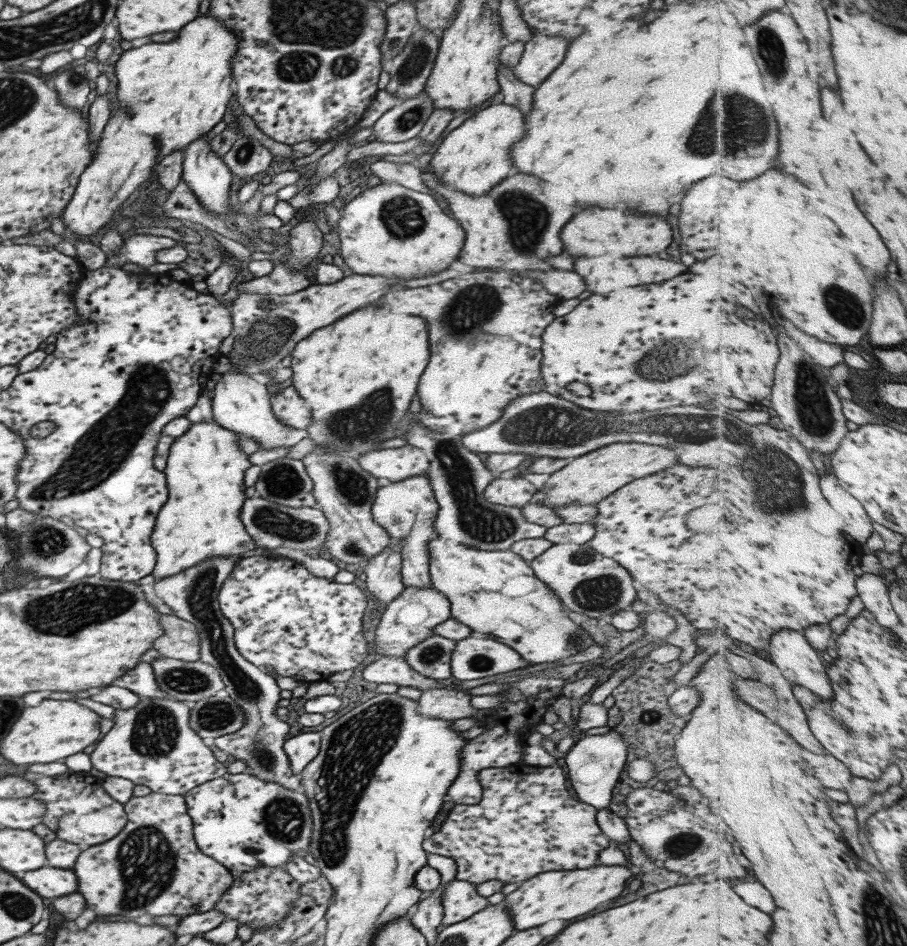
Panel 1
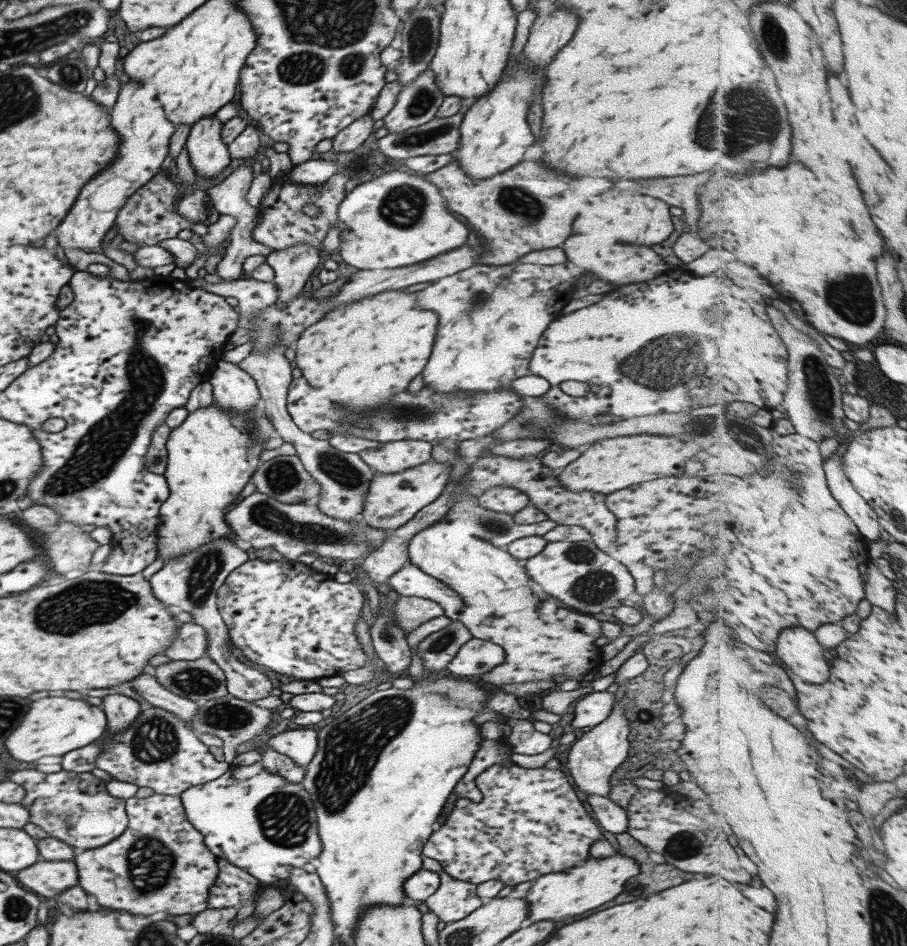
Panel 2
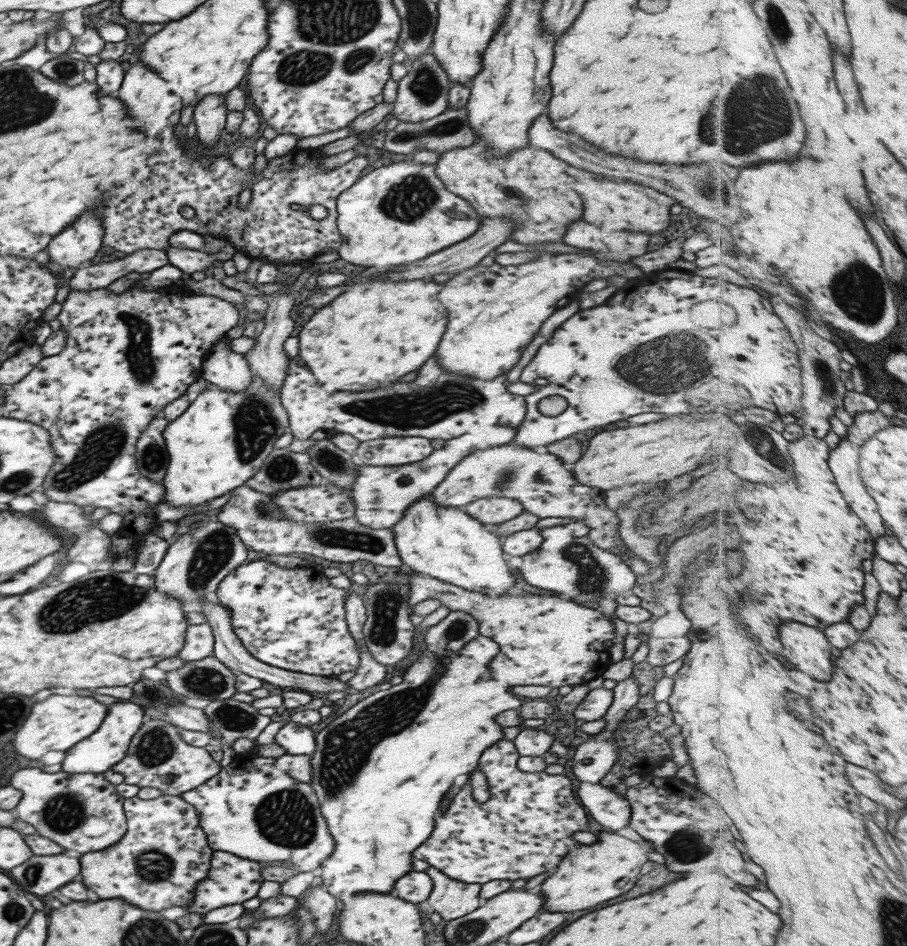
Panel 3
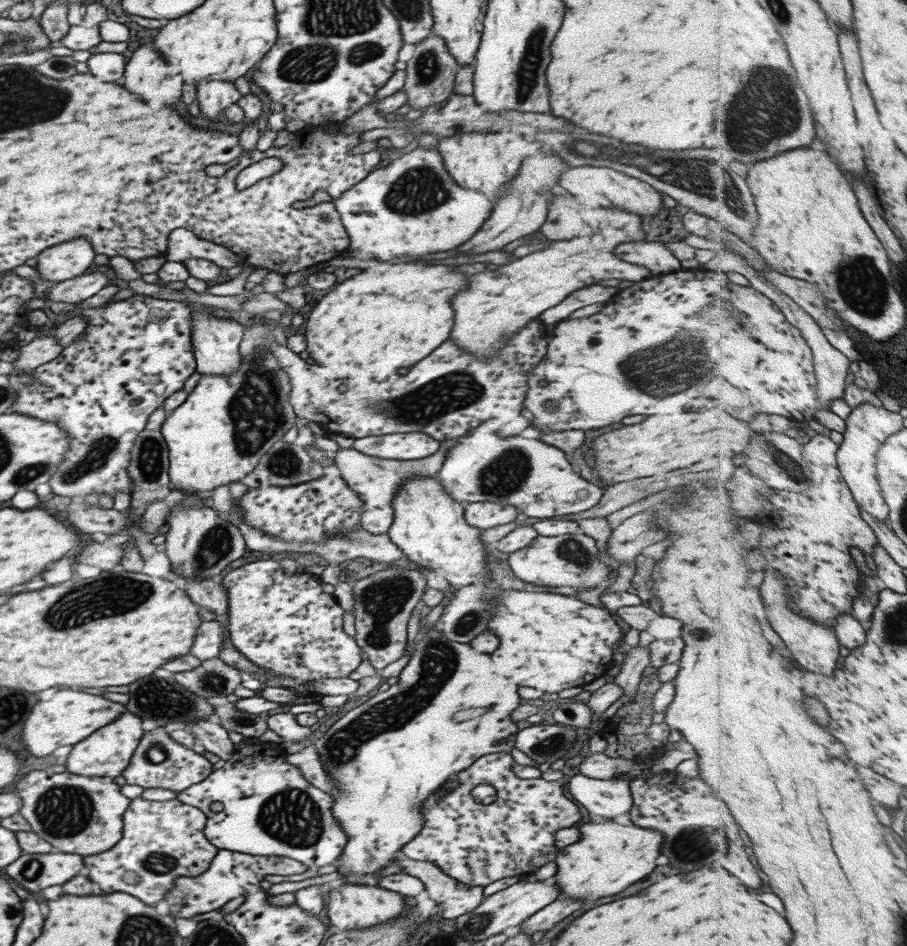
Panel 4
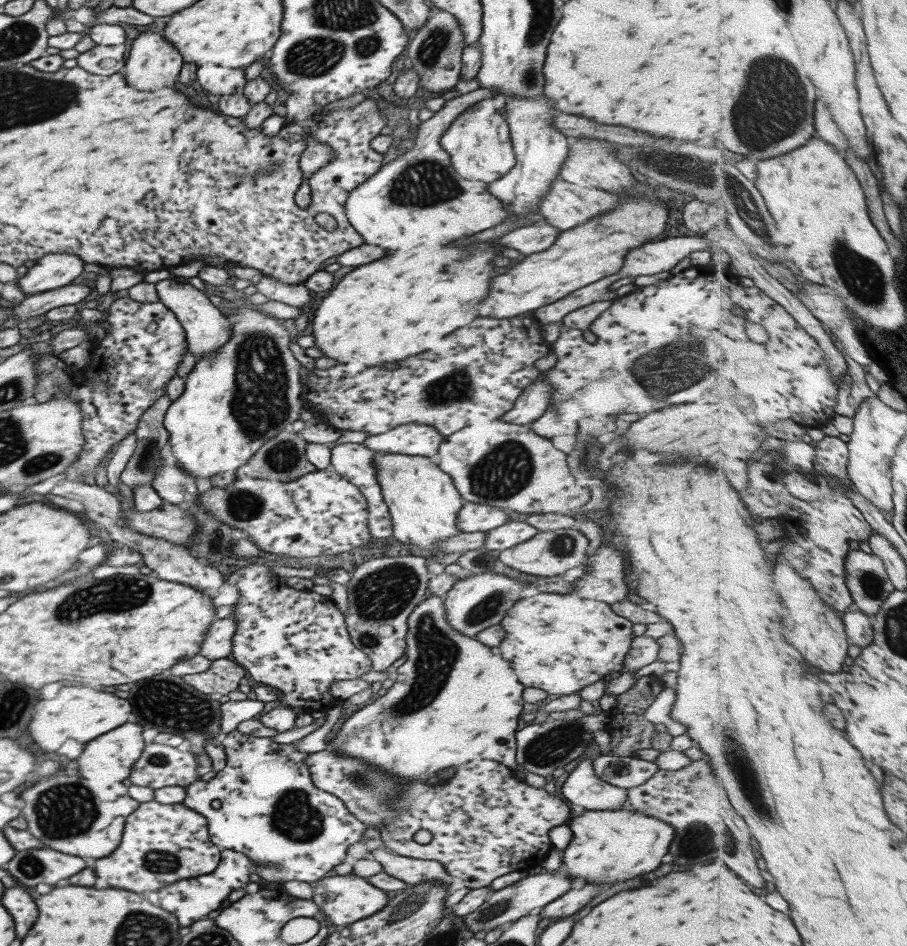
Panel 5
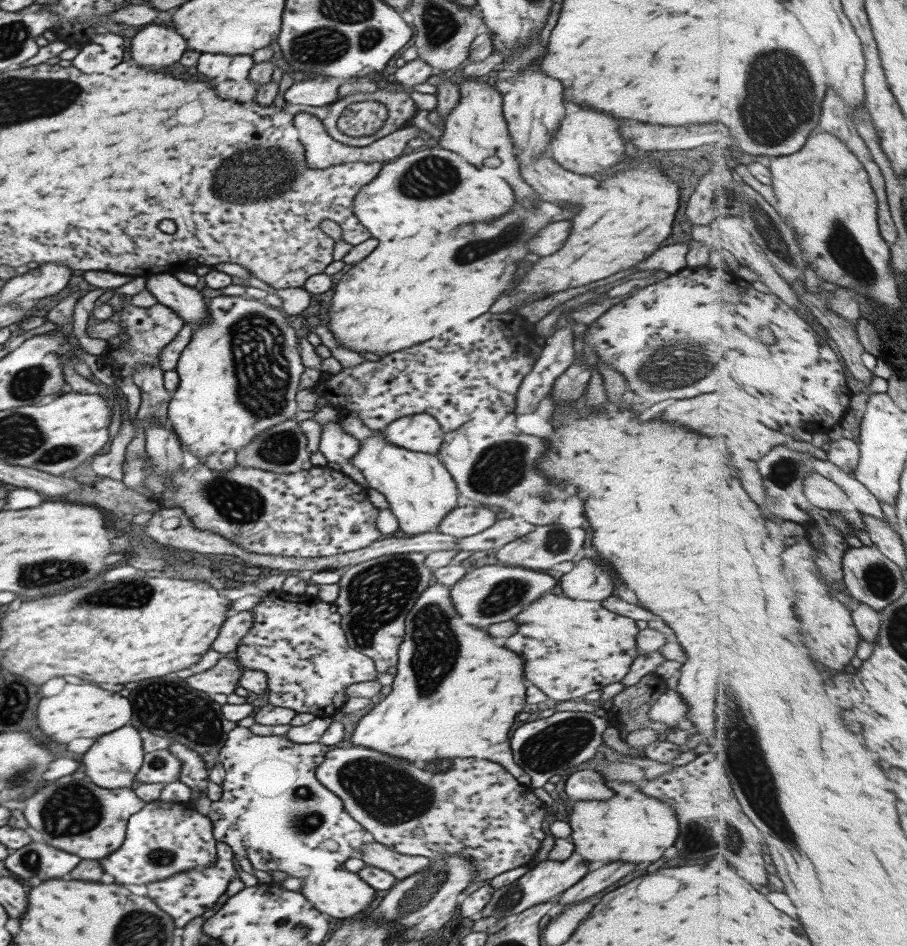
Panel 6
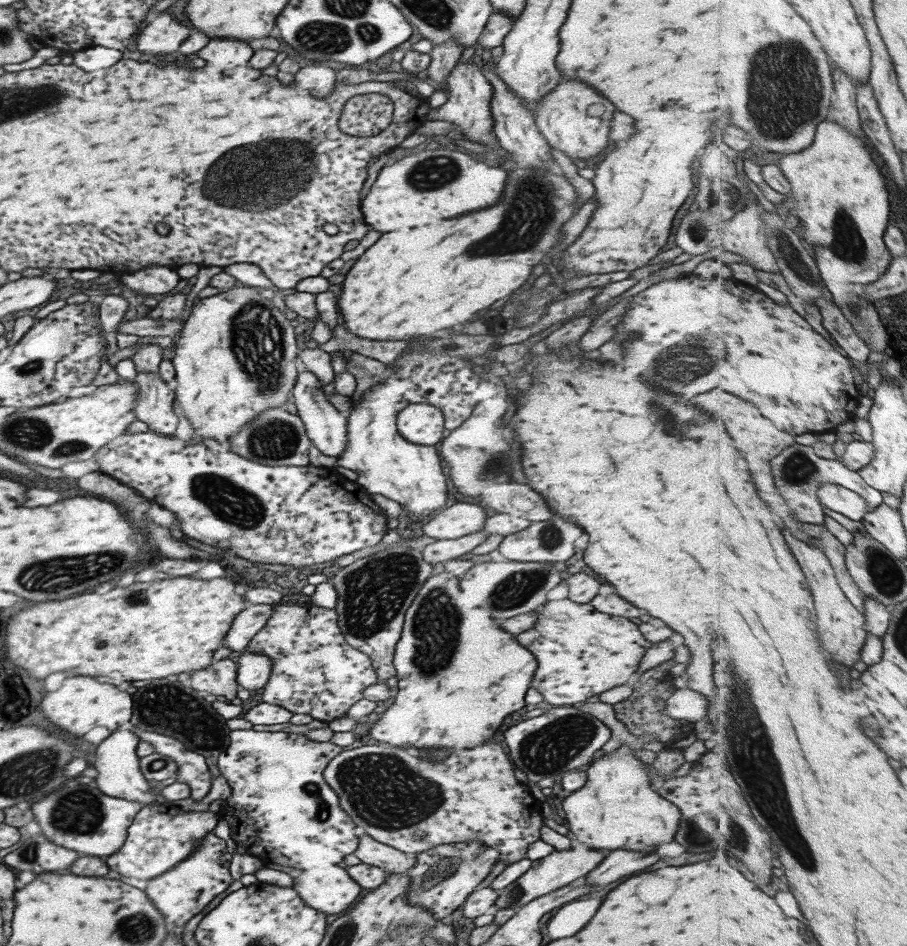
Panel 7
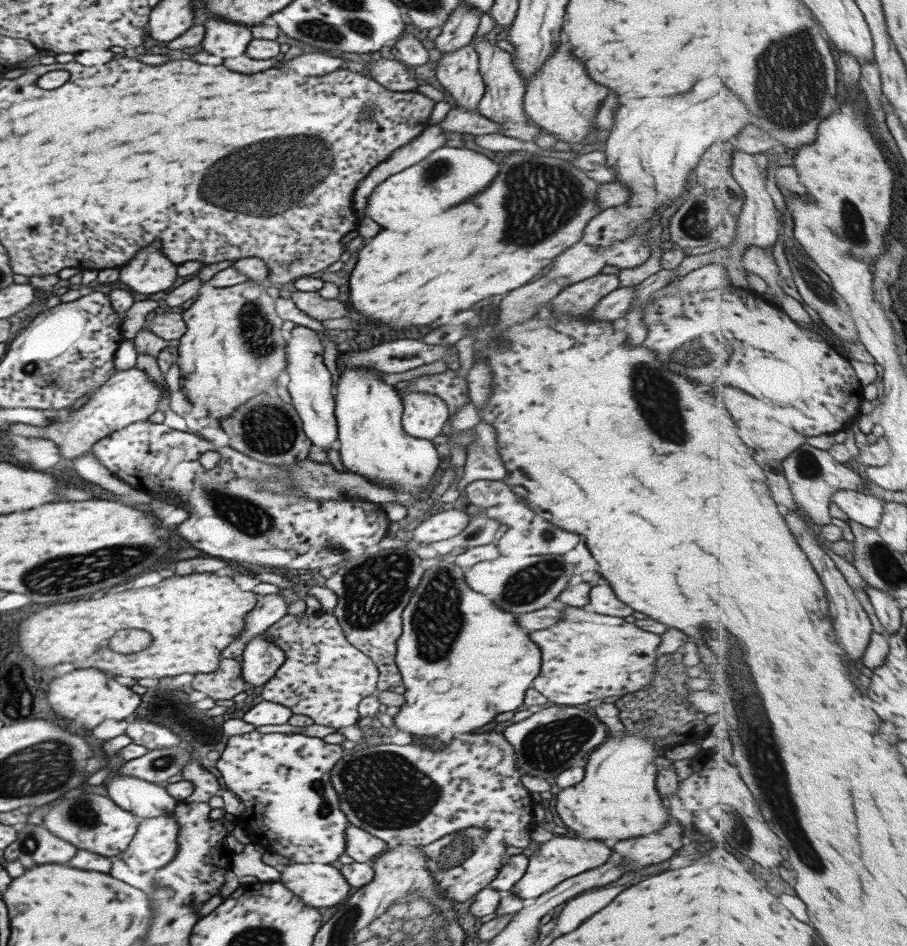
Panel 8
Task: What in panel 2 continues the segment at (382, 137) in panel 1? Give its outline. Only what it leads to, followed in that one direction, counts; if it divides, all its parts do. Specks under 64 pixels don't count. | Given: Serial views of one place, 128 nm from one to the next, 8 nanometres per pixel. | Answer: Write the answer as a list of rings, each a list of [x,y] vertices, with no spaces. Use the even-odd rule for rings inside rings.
[[[427,68],[427,70],[423,70],[413,82],[402,86],[401,92],[397,94],[396,104],[391,107],[391,110],[388,110],[388,113],[382,118],[383,128],[388,131],[387,134],[397,134],[397,132],[403,132],[403,130],[407,130],[407,128],[421,126],[421,124],[429,122],[429,120],[434,117],[443,98],[443,94],[437,91],[437,86],[435,86],[433,72]]]

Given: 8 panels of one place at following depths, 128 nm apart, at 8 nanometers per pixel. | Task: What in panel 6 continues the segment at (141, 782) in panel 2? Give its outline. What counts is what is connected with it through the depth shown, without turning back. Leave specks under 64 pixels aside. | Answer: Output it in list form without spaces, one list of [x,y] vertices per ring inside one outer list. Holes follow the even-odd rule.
[[[167,749],[144,753],[142,765],[135,773],[135,781],[142,784],[172,783],[177,781],[180,768],[179,759],[167,752]]]

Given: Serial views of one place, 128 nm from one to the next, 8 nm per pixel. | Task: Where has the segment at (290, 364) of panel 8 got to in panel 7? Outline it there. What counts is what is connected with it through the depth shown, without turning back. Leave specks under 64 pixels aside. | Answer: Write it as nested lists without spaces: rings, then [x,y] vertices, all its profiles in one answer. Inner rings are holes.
[[[298,363],[298,373],[293,385],[291,396],[295,404],[296,415],[301,419],[307,438],[312,445],[325,456],[338,457],[346,445],[346,424],[347,419],[325,399],[325,394],[321,391],[321,382]]]

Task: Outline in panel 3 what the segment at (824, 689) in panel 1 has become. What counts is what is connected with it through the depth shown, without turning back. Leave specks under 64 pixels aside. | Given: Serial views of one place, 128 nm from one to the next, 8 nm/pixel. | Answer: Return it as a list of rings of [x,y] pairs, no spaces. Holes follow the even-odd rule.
[[[795,621],[785,622],[781,624],[781,640],[785,648],[781,655],[797,669],[815,680],[829,682],[833,678],[833,645],[825,631]]]

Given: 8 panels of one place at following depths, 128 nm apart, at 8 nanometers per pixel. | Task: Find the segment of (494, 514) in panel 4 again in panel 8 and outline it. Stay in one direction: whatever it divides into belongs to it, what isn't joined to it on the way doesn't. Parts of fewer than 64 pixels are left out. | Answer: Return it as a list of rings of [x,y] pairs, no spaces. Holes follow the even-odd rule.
[[[449,509],[429,515],[411,531],[411,544],[427,545],[455,536],[468,524],[468,516],[463,509]]]

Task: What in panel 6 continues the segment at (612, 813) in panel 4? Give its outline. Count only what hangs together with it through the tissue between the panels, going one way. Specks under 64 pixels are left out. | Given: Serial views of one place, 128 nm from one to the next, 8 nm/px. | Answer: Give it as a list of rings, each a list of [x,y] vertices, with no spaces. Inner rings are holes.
[[[583,769],[571,772],[565,780],[563,792],[571,801],[602,800],[611,798],[614,792],[604,785],[597,770]]]

